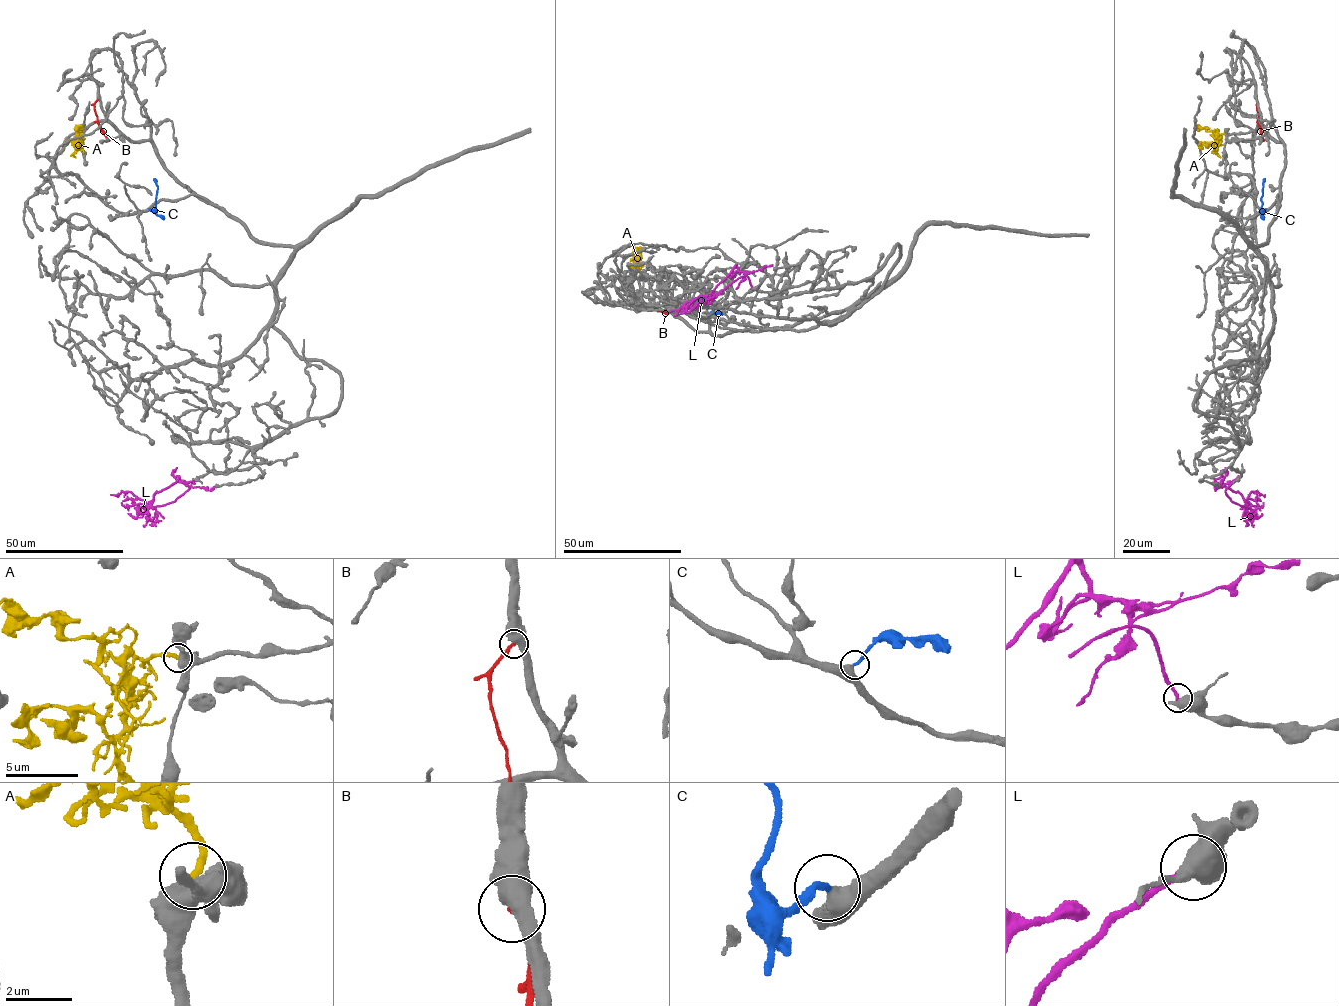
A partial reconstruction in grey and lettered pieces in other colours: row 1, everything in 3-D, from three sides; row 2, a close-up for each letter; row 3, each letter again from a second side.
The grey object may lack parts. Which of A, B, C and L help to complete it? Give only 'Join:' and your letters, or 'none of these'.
Join: C

